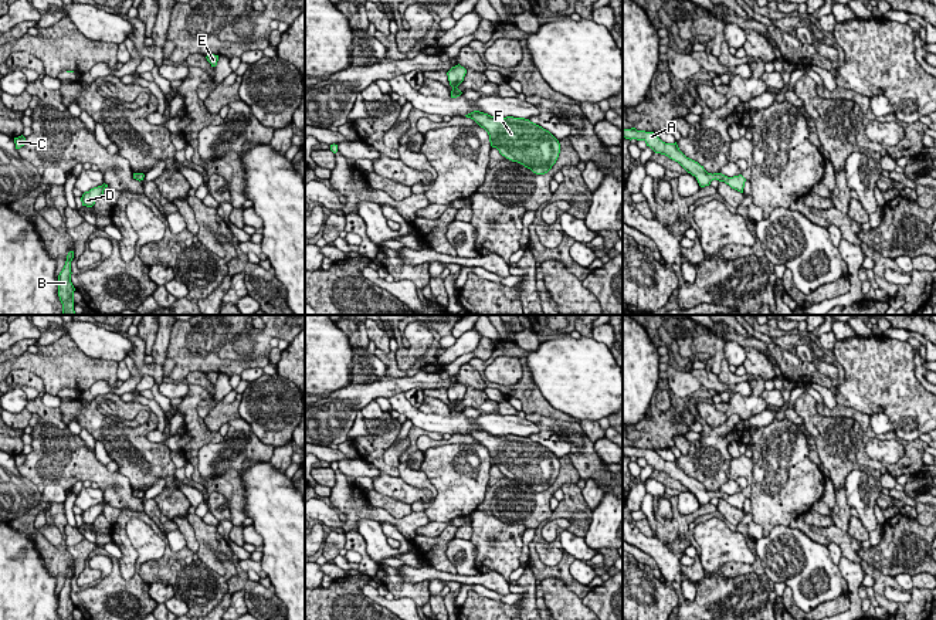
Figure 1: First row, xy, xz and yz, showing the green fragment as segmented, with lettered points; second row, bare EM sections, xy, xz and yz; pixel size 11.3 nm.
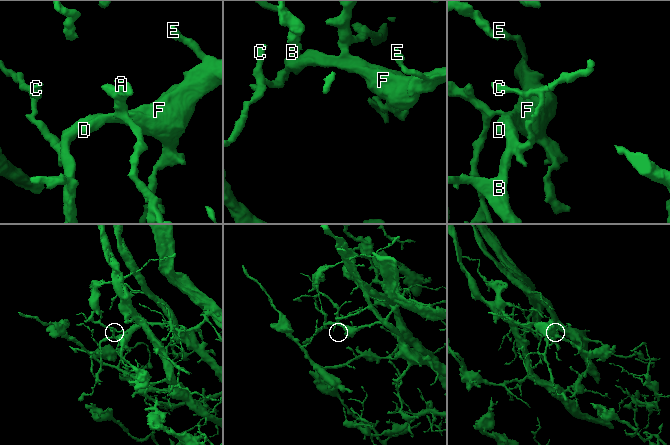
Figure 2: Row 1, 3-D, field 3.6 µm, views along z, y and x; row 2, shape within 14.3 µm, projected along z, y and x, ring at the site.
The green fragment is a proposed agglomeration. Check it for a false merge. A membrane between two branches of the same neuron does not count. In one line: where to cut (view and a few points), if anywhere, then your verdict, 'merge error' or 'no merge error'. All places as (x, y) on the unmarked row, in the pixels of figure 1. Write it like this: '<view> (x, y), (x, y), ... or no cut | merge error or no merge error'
no cut | no merge error

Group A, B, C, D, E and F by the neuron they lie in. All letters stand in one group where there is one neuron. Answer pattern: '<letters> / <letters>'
A B C D E F

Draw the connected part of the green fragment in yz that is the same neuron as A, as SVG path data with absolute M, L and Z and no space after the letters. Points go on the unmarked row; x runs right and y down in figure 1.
M635 445L623 447L623 455L644 458L655 471L668 474L669 477L678 480L688 491L696 495L701 505L709 504L712 498L725 499L732 506L743 511L746 497L739 492L728 495L722 491L708 491L703 484L698 480L686 475L675 461L662 460L654 450L637 448Z

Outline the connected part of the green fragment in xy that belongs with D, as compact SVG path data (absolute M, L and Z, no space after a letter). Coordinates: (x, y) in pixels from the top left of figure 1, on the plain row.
M102 502L98 505L91 506L89 509L85 509L81 515L82 524L92 525L95 519L104 514L104 508L108 505L108 502Z

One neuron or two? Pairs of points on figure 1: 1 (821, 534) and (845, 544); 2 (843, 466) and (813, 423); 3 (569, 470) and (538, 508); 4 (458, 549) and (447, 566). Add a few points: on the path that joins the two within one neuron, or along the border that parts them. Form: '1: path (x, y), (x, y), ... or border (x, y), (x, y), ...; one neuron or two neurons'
1: path (827, 535), (840, 538); one neuron
2: path (837, 456), (826, 444), (823, 433); one neuron
3: path (560, 480), (543, 498); one neuron
4: border (454, 537), (448, 542), (446, 558), (457, 573); two neurons

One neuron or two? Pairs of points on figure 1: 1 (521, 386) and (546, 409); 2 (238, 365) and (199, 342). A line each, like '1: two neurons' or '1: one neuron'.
1: one neuron
2: one neuron

